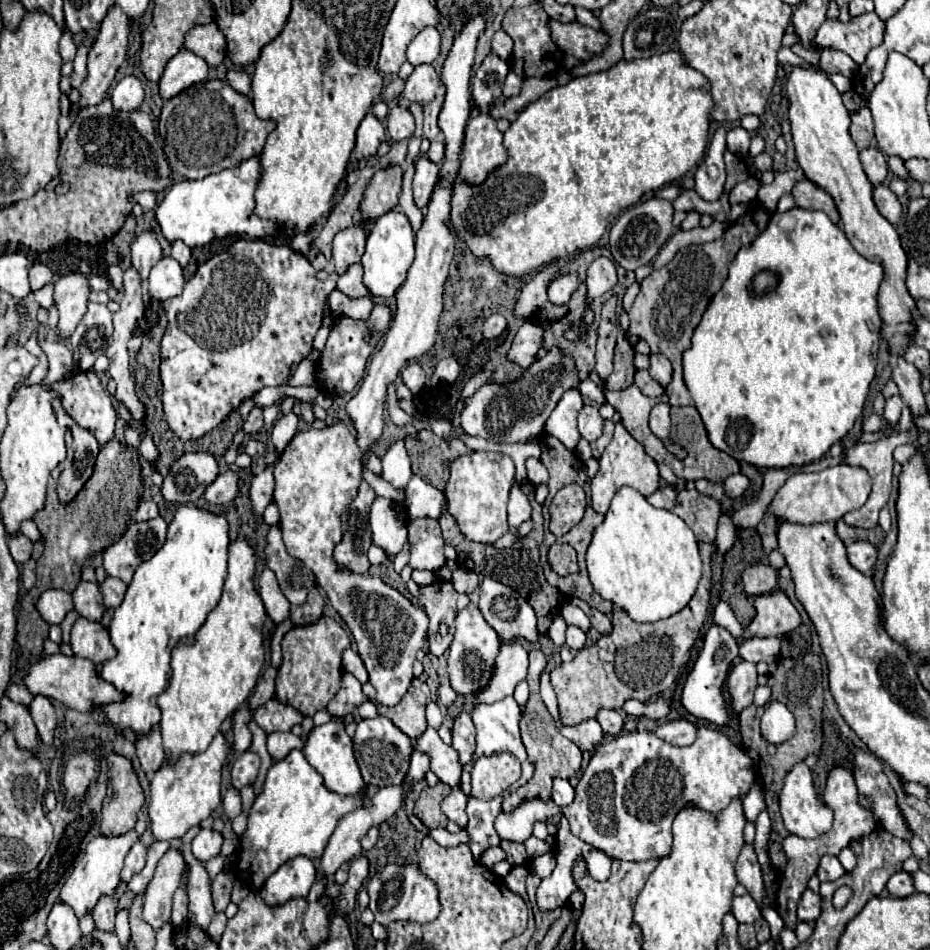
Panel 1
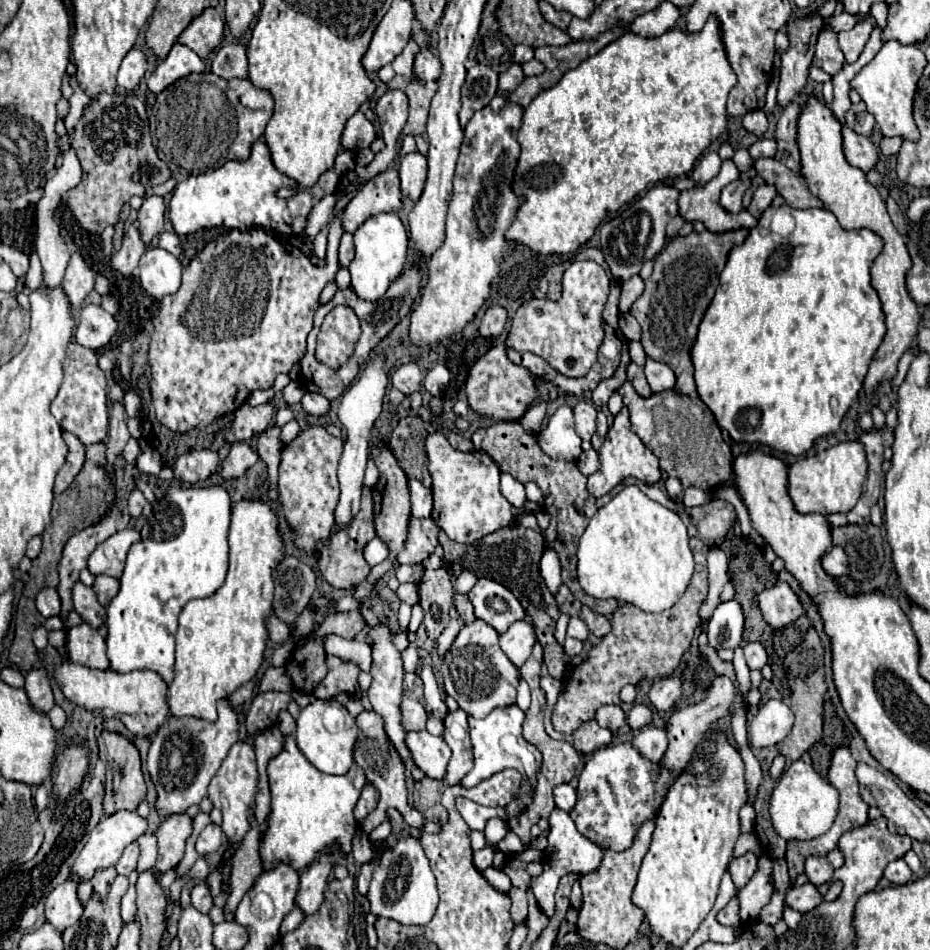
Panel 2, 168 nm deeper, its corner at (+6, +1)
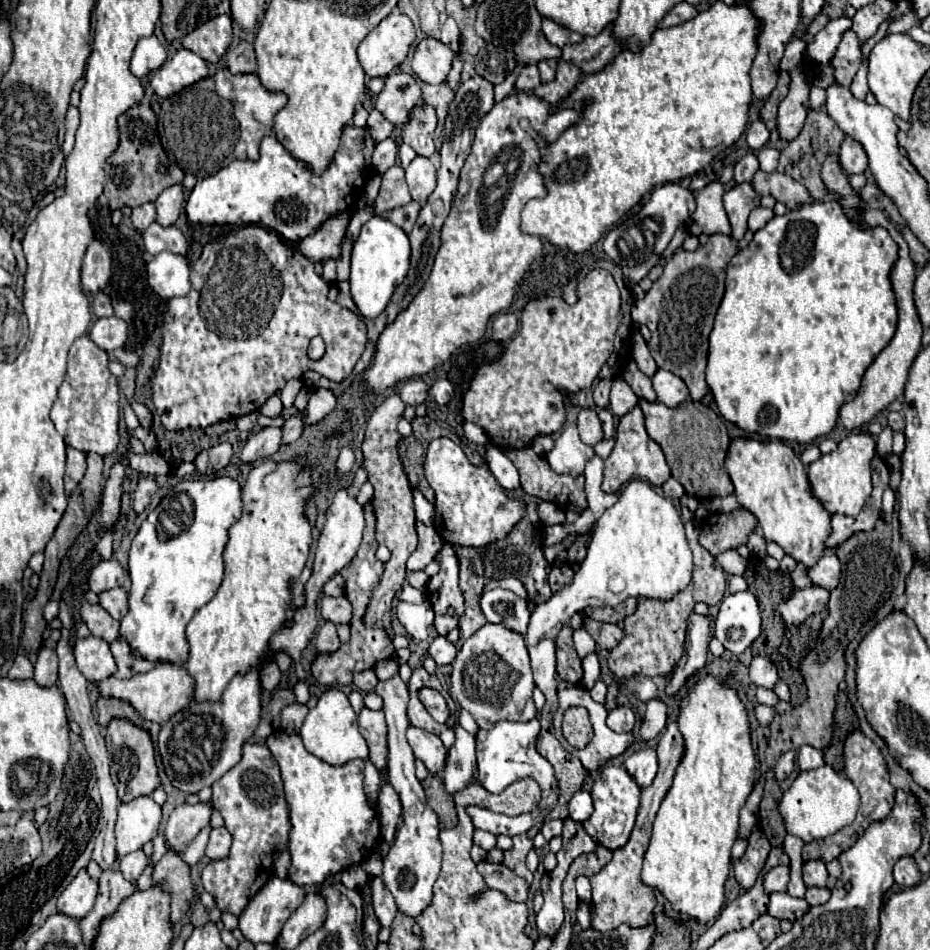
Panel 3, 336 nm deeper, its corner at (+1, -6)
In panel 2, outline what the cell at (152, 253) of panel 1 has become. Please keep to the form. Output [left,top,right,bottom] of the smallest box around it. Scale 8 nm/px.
[137,196,165,246]

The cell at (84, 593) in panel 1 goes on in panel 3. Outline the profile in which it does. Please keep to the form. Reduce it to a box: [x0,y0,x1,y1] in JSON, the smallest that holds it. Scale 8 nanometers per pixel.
[82,599,120,643]

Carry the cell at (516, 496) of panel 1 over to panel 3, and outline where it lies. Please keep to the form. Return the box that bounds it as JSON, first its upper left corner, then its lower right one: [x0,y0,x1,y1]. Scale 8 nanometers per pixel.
[484,445,520,491]

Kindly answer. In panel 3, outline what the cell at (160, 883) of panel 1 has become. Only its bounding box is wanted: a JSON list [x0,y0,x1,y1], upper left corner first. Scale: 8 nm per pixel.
[164,801,212,853]

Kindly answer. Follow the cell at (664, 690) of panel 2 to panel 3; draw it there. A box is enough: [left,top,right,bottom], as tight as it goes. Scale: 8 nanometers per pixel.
[666,615,712,695]

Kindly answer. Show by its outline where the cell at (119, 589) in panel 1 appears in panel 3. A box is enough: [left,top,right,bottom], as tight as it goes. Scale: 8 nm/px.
[100,587,128,619]

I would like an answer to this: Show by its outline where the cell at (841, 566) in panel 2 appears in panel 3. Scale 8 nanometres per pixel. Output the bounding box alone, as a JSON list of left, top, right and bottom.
[806,553,840,591]

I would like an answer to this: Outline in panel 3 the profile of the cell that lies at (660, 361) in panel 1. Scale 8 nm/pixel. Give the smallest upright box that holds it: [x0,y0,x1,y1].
[652,369,688,407]

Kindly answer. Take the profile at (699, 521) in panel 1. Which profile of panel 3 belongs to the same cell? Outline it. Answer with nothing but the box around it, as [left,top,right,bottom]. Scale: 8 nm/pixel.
[700,507,756,557]

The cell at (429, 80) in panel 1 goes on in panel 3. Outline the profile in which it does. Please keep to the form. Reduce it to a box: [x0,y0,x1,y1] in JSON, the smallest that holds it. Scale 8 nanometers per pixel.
[412,37,454,85]

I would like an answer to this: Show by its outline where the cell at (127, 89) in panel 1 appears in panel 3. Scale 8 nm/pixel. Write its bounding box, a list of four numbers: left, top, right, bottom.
[130,35,166,77]

